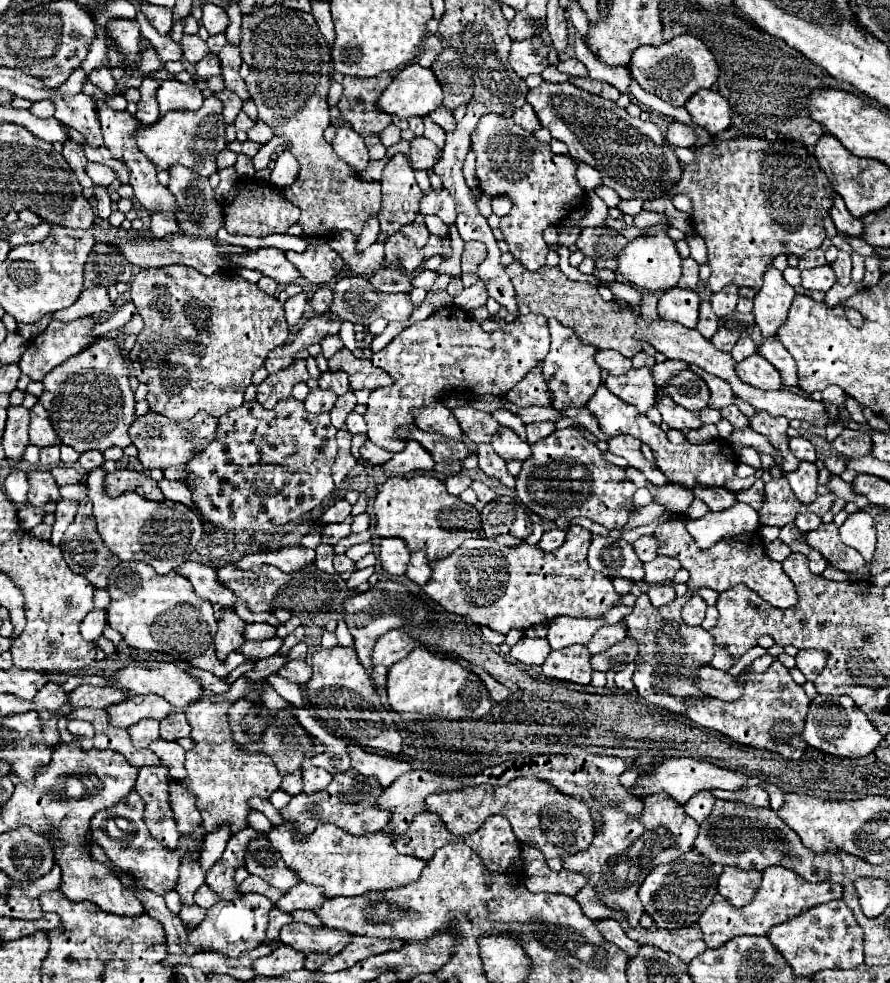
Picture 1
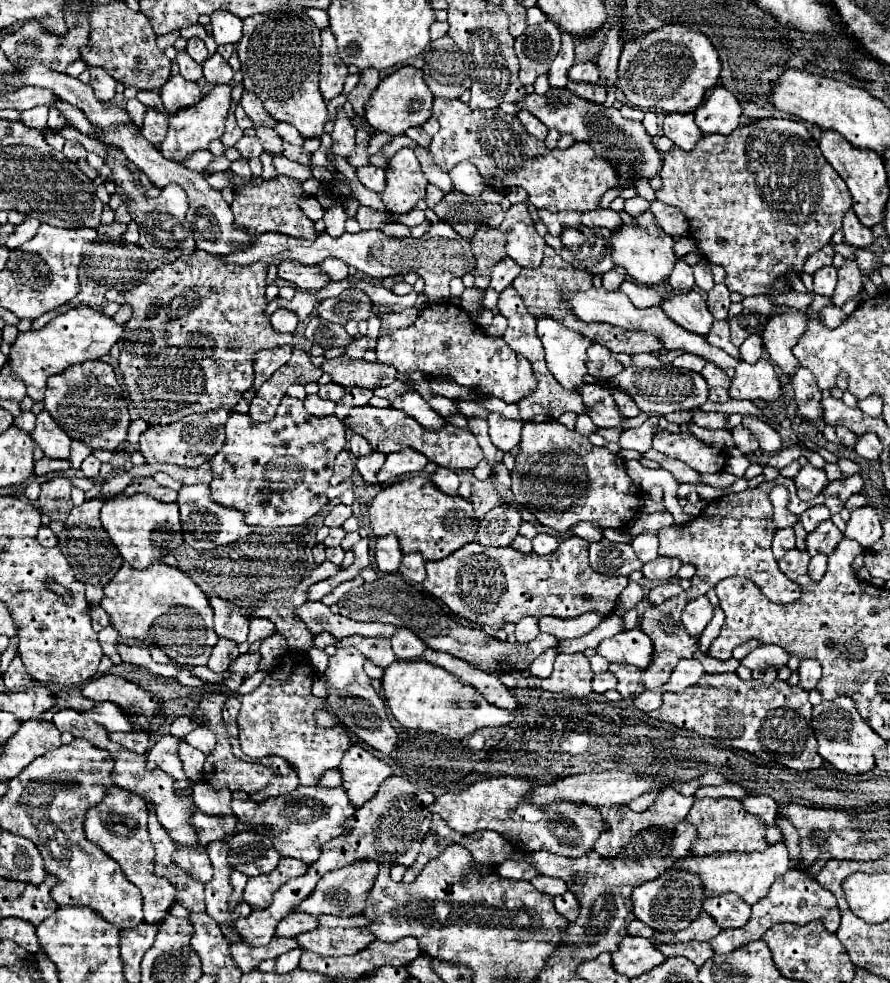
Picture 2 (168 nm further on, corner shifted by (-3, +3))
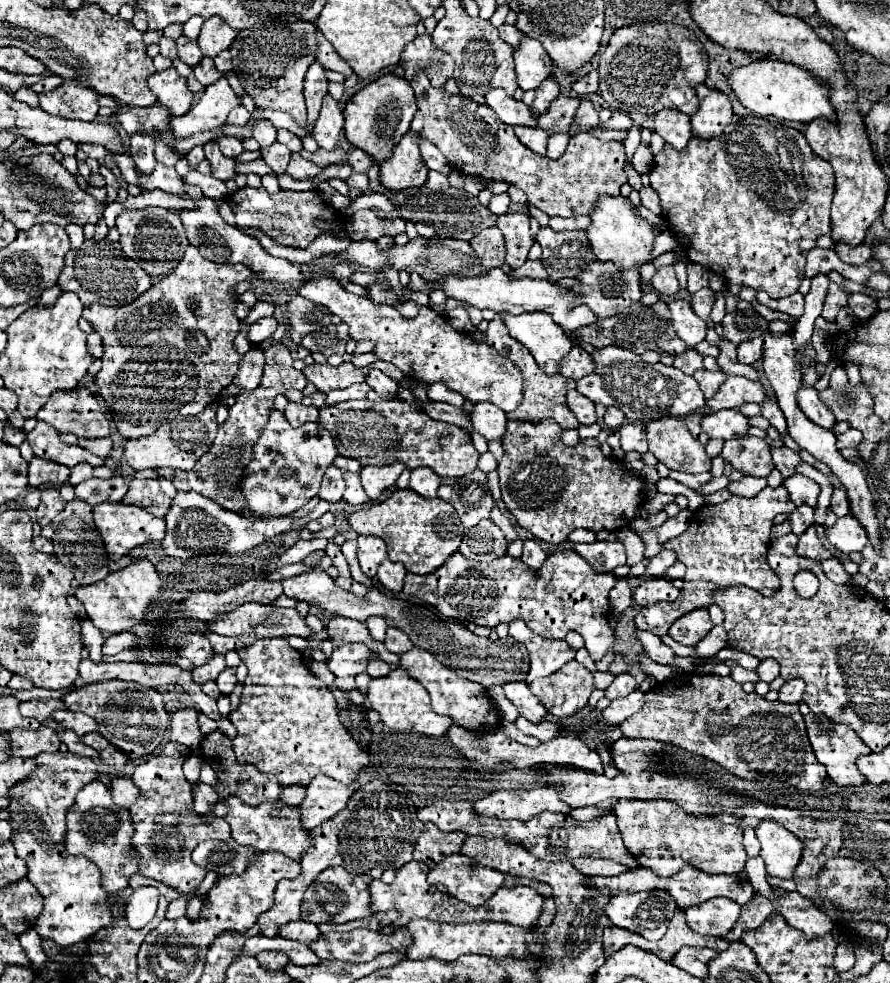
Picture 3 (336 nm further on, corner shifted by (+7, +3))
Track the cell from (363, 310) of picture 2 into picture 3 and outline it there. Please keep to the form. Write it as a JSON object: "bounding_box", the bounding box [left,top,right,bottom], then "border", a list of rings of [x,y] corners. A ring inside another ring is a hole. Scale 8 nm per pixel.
{"bounding_box":[287,295,329,345],"border":[[[293,295],[287,303],[287,319],[289,319],[289,335],[295,345],[299,345],[299,339],[309,335],[311,331],[317,331],[317,327],[329,325],[329,311],[321,307],[319,303],[313,303],[301,295]]]}

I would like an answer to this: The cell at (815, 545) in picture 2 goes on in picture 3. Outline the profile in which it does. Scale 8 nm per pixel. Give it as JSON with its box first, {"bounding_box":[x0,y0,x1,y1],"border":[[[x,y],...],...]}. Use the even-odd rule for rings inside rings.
{"bounding_box":[797,525,833,559],"border":[[[811,525],[801,537],[799,537],[799,543],[797,543],[797,555],[801,557],[809,557],[809,559],[831,559],[833,553],[829,549],[825,549],[819,539],[817,539],[817,533],[815,533],[815,525]]]}

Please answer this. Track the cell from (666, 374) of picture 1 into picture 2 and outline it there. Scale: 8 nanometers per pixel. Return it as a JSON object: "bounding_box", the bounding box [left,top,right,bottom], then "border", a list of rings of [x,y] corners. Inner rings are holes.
{"bounding_box":[673,353,707,373],"border":[[[683,353],[683,355],[673,359],[673,367],[689,369],[689,371],[695,371],[695,373],[699,373],[705,367],[705,363],[707,363],[705,359],[699,359],[697,355],[691,355],[691,353]]]}

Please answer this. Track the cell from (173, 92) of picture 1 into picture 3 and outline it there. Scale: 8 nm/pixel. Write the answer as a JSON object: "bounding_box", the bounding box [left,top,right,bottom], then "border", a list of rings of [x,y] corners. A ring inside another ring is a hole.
{"bounding_box":[147,67,193,115],"border":[[[175,67],[157,71],[147,79],[147,85],[157,95],[157,101],[169,107],[173,115],[185,115],[191,109],[193,93],[187,87],[187,79],[181,77]]]}

